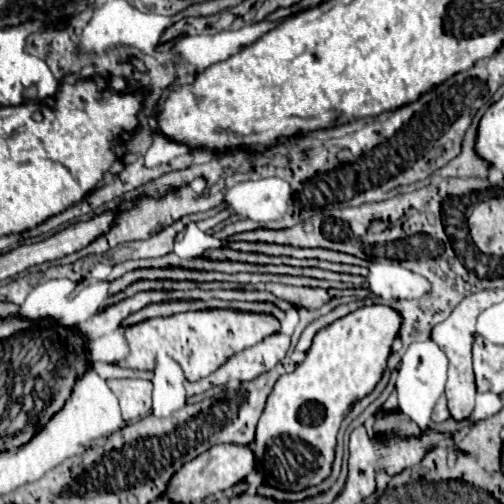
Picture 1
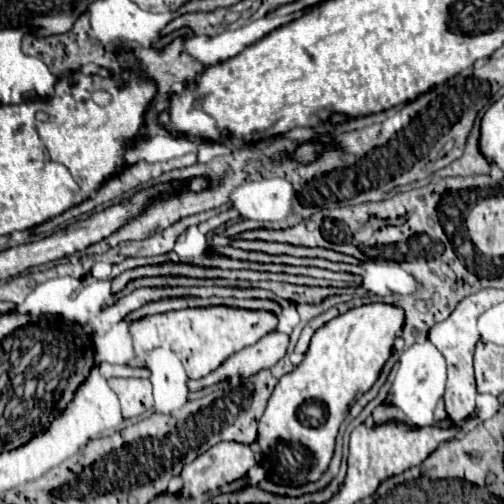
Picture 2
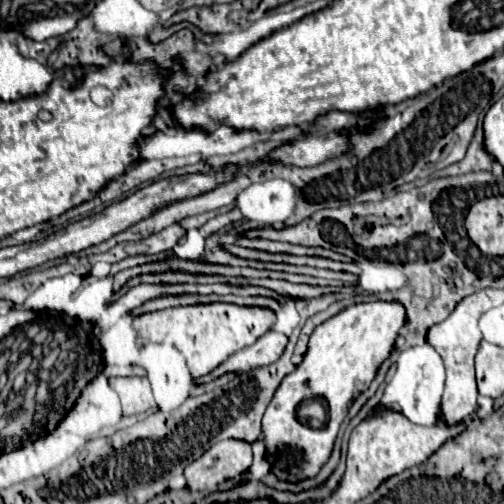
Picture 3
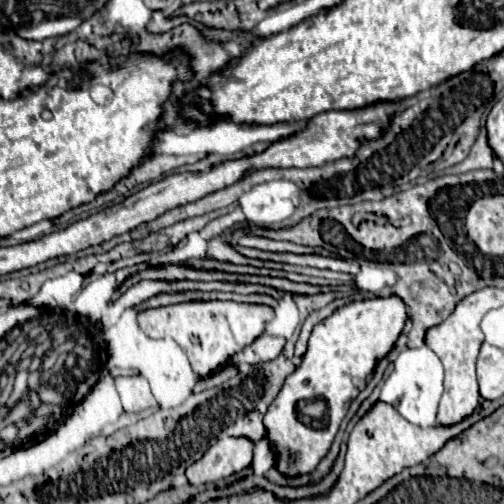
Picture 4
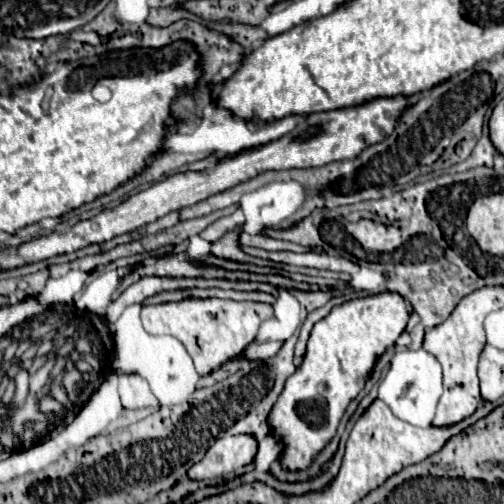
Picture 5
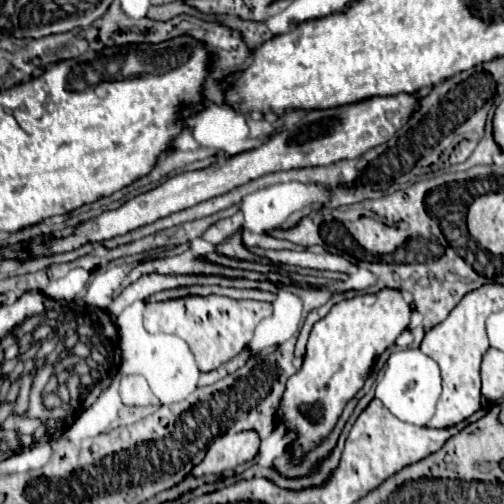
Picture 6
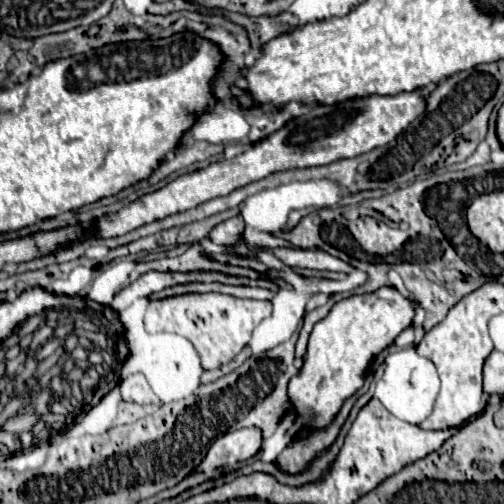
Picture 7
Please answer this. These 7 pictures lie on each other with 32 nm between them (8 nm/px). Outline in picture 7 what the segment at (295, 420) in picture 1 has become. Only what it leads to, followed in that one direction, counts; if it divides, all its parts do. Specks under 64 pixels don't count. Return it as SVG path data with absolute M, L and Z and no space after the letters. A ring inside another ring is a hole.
M390 286L344 298L332 306L328 316L322 318L310 334L302 370L288 382L288 414L300 420L300 432L314 434L334 422L342 404L362 388L374 356L388 348L396 336L410 326L412 318L412 304Z

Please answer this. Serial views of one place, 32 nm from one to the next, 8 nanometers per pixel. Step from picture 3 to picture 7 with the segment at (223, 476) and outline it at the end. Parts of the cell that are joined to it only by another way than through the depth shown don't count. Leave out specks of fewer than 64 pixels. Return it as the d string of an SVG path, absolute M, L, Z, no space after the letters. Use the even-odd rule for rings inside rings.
M242 428L236 432L230 432L222 438L218 438L202 464L196 468L196 472L210 472L210 470L226 470L234 468L238 462L246 462L260 450L262 436L258 428Z

